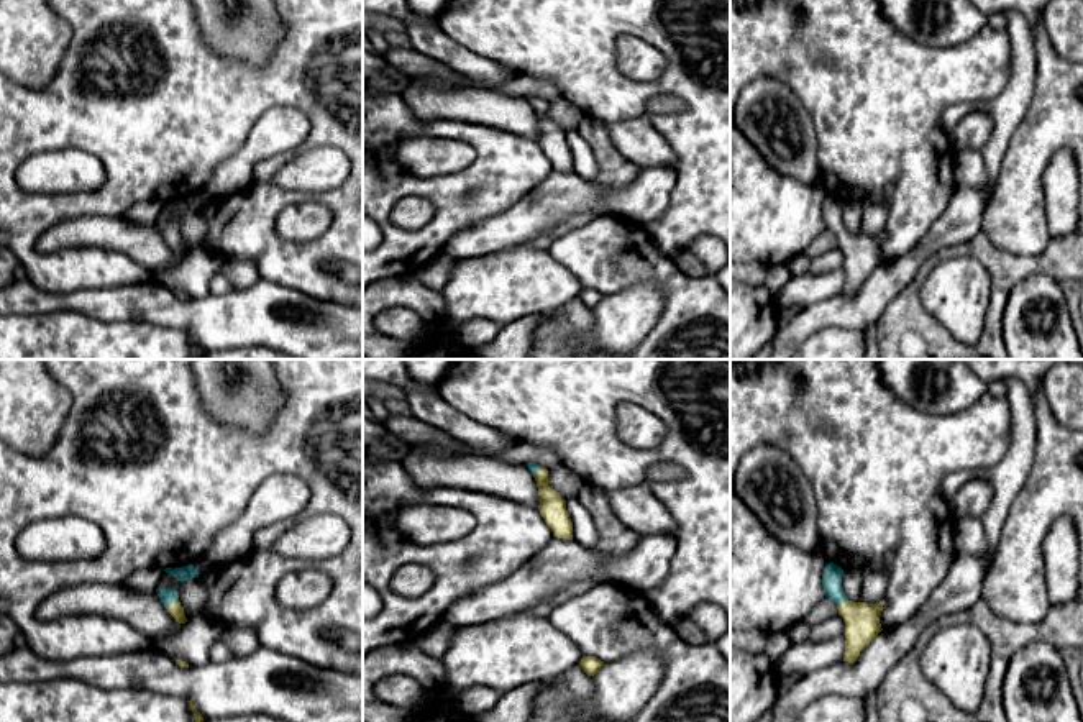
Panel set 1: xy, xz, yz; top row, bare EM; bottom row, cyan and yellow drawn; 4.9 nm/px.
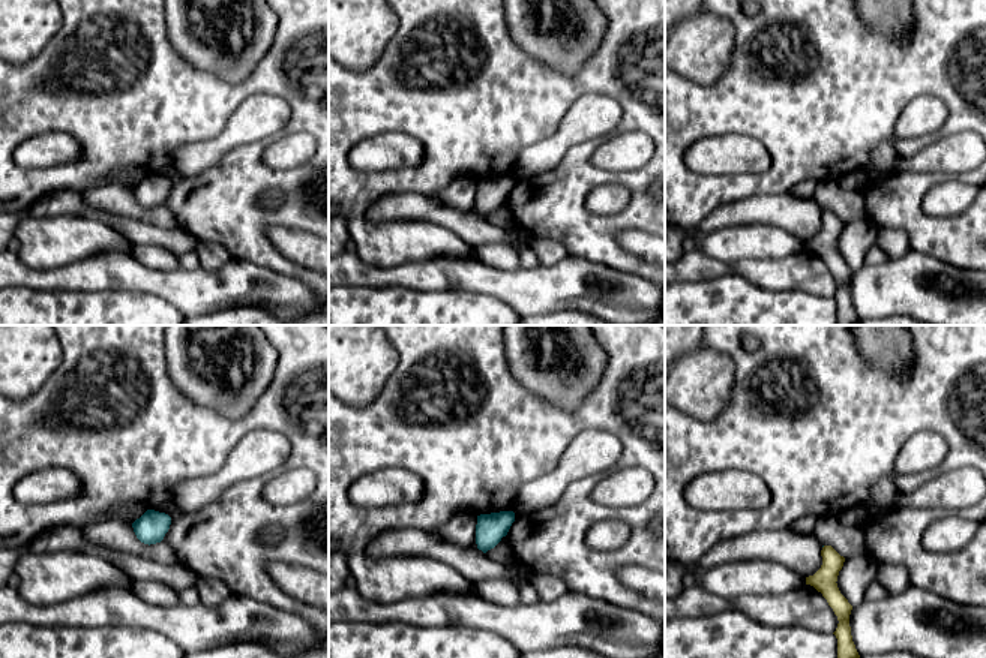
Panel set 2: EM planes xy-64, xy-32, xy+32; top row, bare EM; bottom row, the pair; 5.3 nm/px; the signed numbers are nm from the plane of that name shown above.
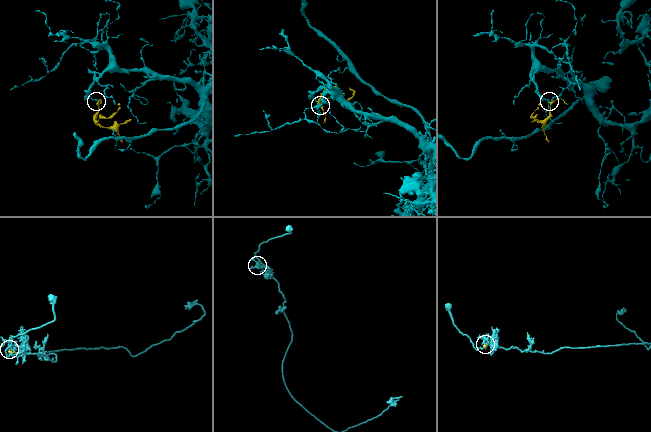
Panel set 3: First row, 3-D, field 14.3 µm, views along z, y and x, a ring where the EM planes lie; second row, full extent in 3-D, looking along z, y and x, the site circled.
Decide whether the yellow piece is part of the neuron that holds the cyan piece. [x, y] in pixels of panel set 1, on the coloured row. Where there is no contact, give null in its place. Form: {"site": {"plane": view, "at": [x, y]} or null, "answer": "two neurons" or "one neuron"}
{"site": {"plane": "xy", "at": [171, 603]}, "answer": "one neuron"}

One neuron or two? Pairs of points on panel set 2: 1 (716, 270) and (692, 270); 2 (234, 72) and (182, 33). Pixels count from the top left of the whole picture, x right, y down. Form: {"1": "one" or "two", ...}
{"1": "one", "2": "one"}

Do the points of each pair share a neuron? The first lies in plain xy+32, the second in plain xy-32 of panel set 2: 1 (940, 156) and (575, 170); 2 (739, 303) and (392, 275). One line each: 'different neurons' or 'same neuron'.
1: different neurons
2: different neurons

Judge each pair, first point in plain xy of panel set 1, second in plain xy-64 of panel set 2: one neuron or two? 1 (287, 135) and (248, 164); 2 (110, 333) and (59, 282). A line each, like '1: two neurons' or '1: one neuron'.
1: two neurons
2: two neurons

